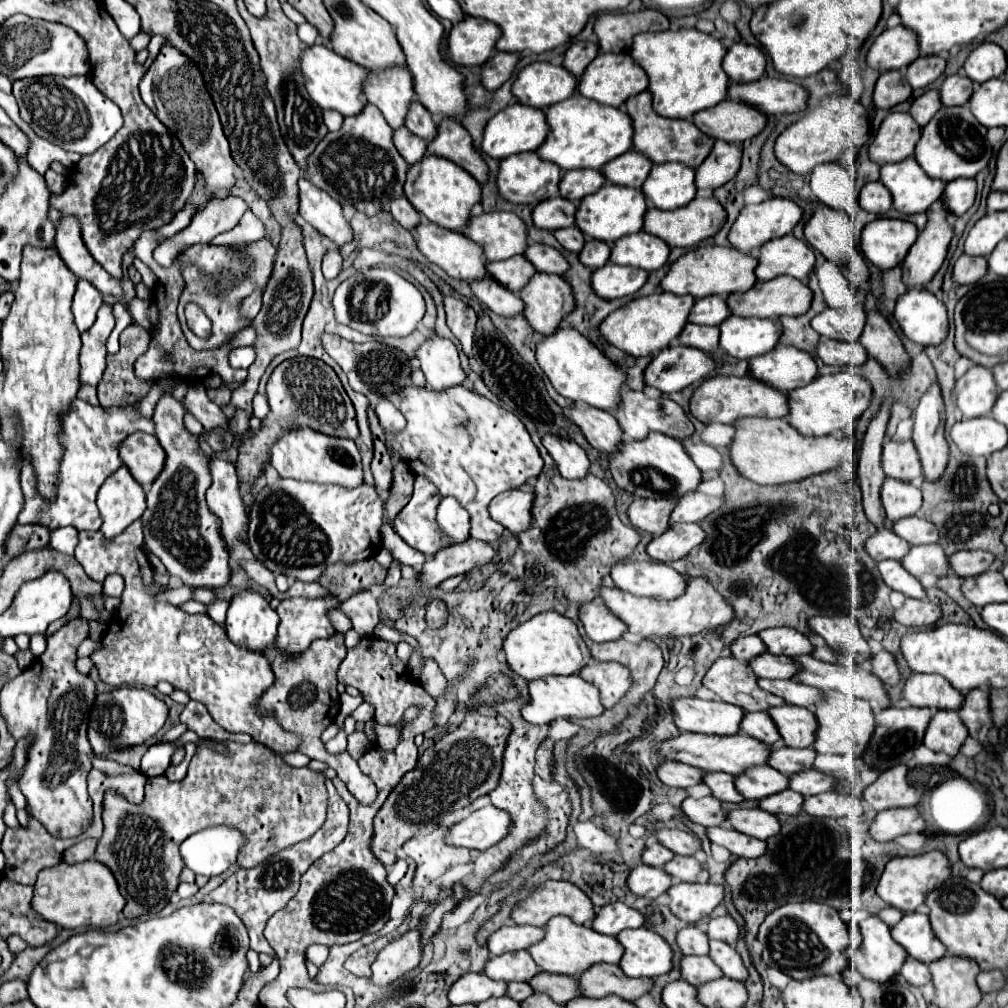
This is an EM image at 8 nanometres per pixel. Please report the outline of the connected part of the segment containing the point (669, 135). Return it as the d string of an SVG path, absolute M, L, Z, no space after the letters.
M645 90L641 94L631 96L625 102L625 110L633 120L633 150L641 152L643 156L651 158L653 164L663 164L663 162L679 162L687 164L689 168L697 168L711 152L713 148L713 138L705 136L699 128L695 128L693 122L689 120L671 120L659 116L651 108L651 94Z

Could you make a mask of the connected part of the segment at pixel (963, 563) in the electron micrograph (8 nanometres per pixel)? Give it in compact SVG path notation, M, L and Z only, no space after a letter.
M965 550L965 552L955 552L955 556L949 556L949 568L953 574L967 578L985 572L993 562L993 556L983 550Z

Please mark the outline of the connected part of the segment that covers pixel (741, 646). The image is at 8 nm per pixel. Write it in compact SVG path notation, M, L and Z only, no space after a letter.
M741 636L741 638L733 640L729 648L731 648L731 654L733 654L733 658L737 658L737 660L743 660L743 662L747 662L747 660L755 658L757 654L765 652L765 646L763 646L763 642L761 642L761 640L757 640L755 636Z

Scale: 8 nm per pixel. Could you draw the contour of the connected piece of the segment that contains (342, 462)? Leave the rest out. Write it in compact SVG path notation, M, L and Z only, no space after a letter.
M313 428L289 430L281 438L277 438L277 442L271 448L269 464L283 478L311 480L311 482L323 482L323 484L339 484L345 488L355 488L363 482L361 456L359 456L355 442L347 440L347 438L323 436L321 432L315 432Z

